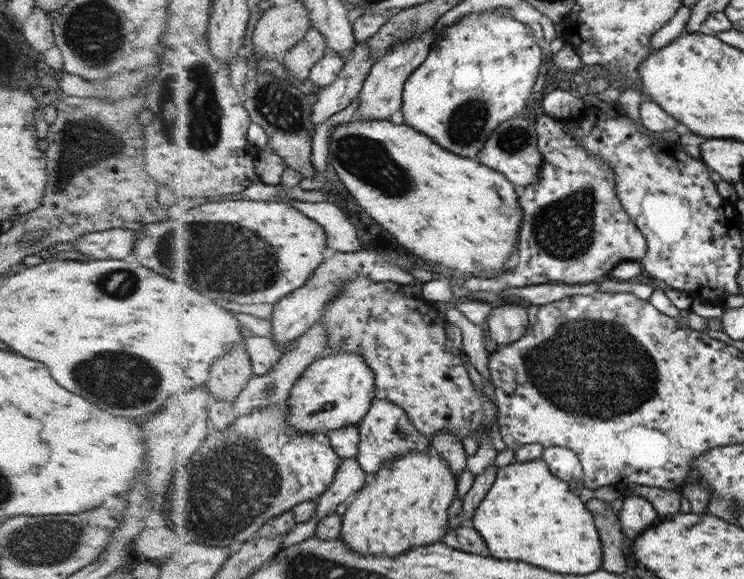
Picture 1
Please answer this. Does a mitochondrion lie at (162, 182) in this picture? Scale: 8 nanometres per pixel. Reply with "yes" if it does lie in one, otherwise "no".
no

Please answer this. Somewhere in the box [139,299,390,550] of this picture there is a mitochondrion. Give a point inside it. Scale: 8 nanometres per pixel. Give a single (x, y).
(227, 494)

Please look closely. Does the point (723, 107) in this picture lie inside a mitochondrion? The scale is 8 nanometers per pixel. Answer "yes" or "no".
no

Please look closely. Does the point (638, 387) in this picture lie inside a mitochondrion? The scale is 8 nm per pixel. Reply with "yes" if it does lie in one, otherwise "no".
yes

